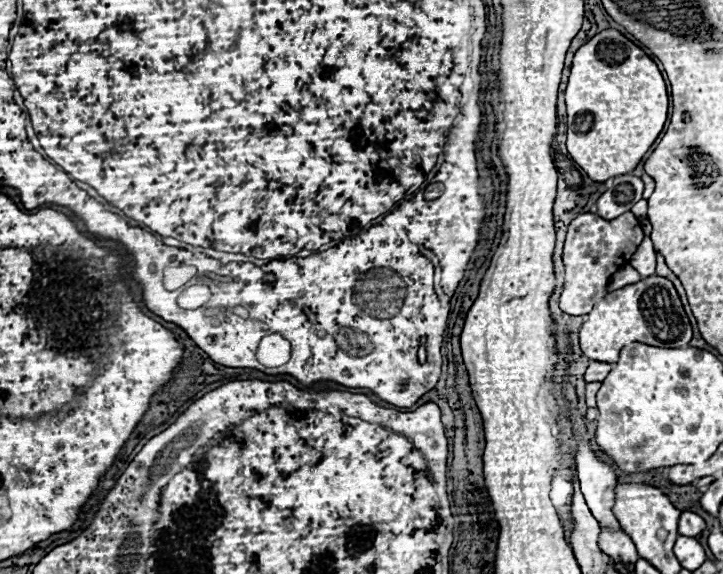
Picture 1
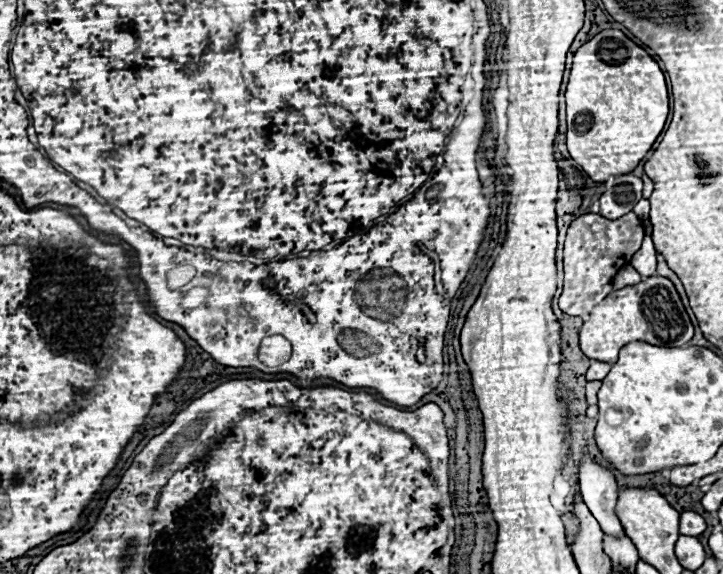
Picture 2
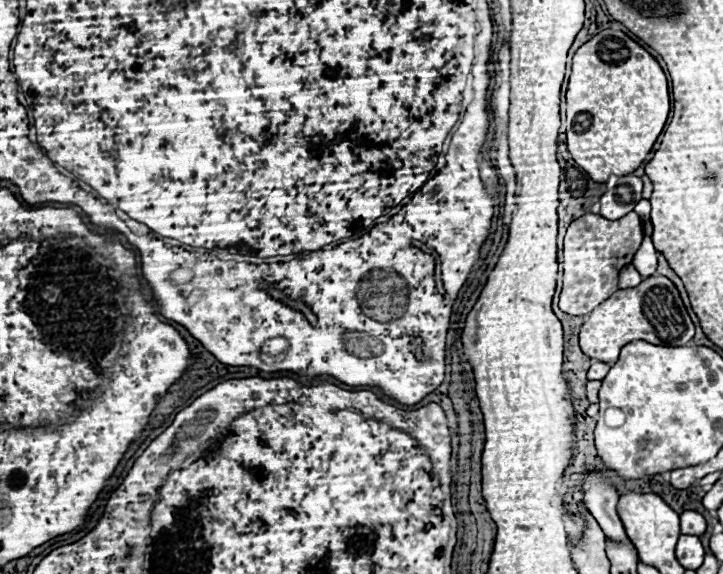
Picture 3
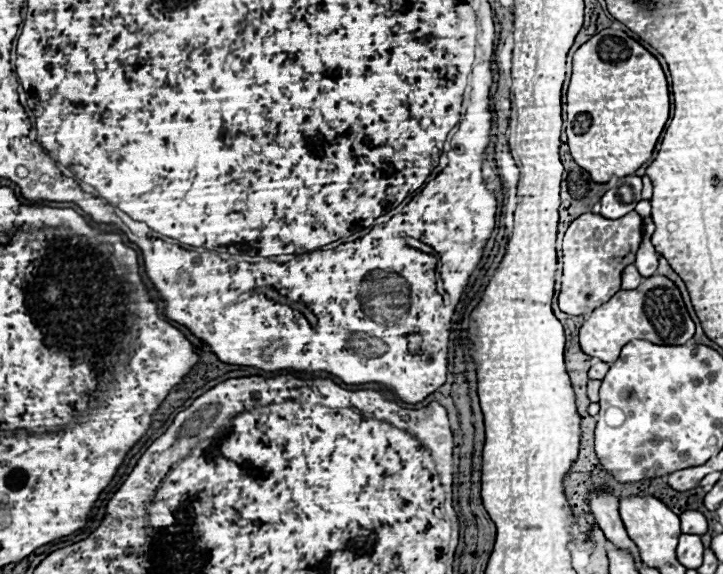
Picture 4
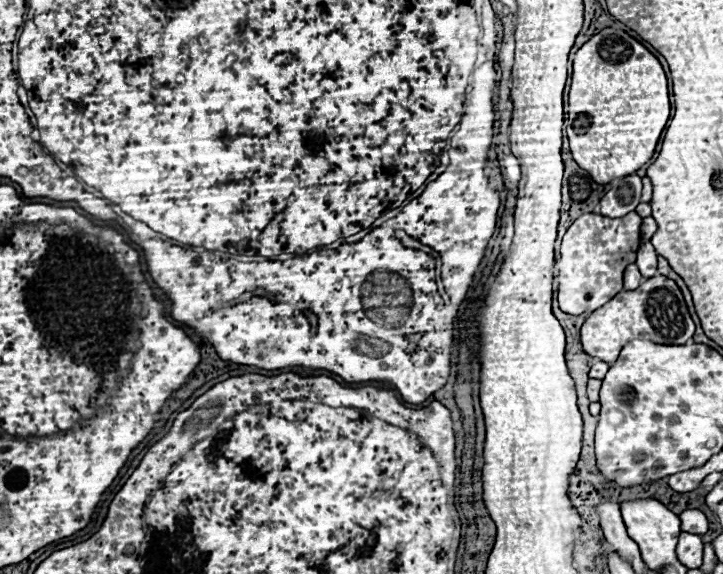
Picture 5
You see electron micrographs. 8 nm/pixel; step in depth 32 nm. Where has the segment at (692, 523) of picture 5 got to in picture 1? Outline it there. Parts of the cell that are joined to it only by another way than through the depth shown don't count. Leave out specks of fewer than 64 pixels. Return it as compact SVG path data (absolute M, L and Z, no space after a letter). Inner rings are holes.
M682 512L678 520L678 534L682 536L698 536L706 528L704 520L694 512Z

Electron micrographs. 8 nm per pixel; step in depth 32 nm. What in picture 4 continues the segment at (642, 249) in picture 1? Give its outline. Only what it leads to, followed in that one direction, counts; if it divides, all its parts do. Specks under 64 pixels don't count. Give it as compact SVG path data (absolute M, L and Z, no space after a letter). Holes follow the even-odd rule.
M642 238L642 244L640 244L640 250L638 250L638 254L636 254L634 266L638 268L638 272L640 272L644 278L650 278L650 276L656 274L658 254L656 254L650 238Z

